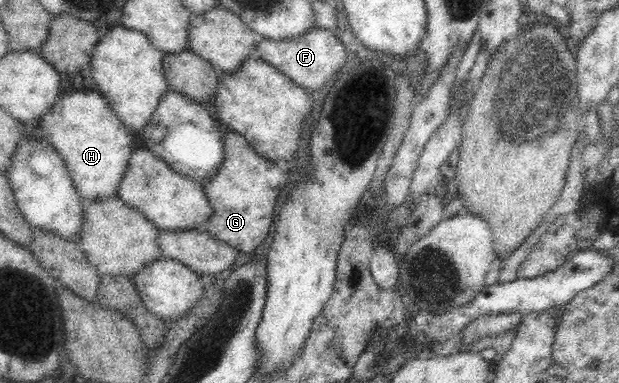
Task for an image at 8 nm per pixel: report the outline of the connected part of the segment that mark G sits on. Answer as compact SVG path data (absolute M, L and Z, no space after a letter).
M235 131L224 136L224 156L221 170L203 182L205 195L213 207L205 230L217 241L233 247L237 253L249 254L271 233L277 199L288 178L275 162L258 155L245 137Z

